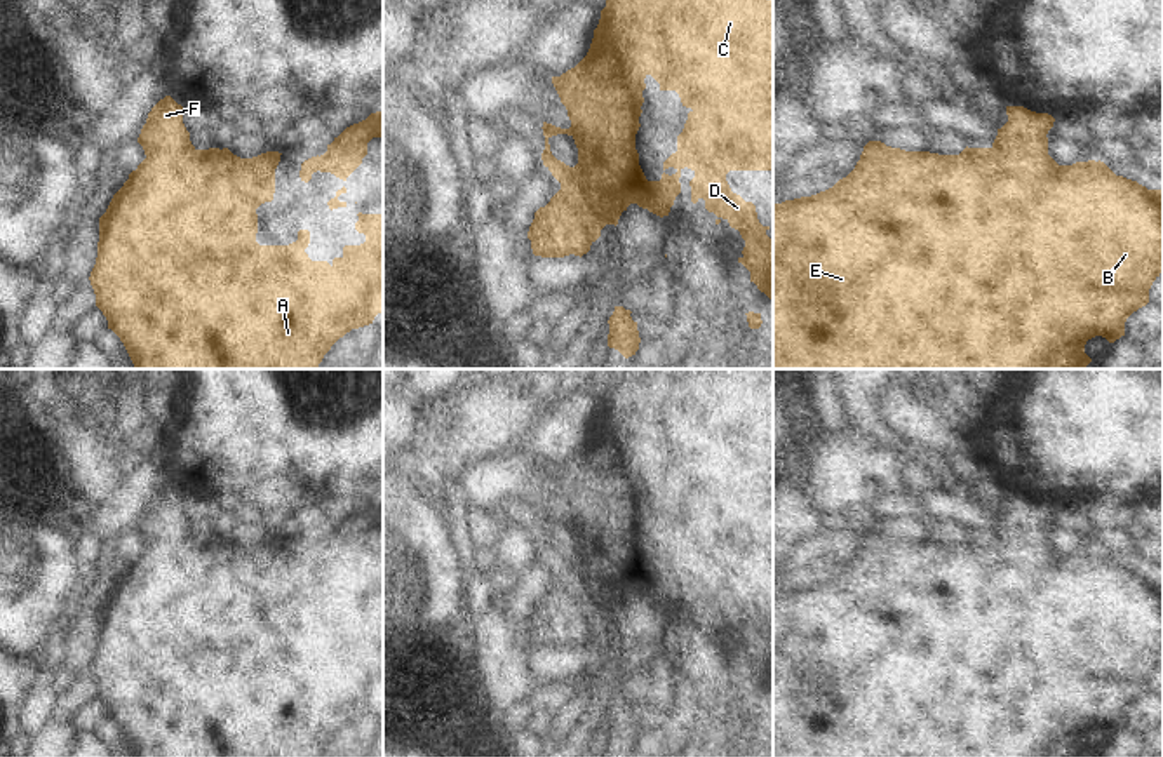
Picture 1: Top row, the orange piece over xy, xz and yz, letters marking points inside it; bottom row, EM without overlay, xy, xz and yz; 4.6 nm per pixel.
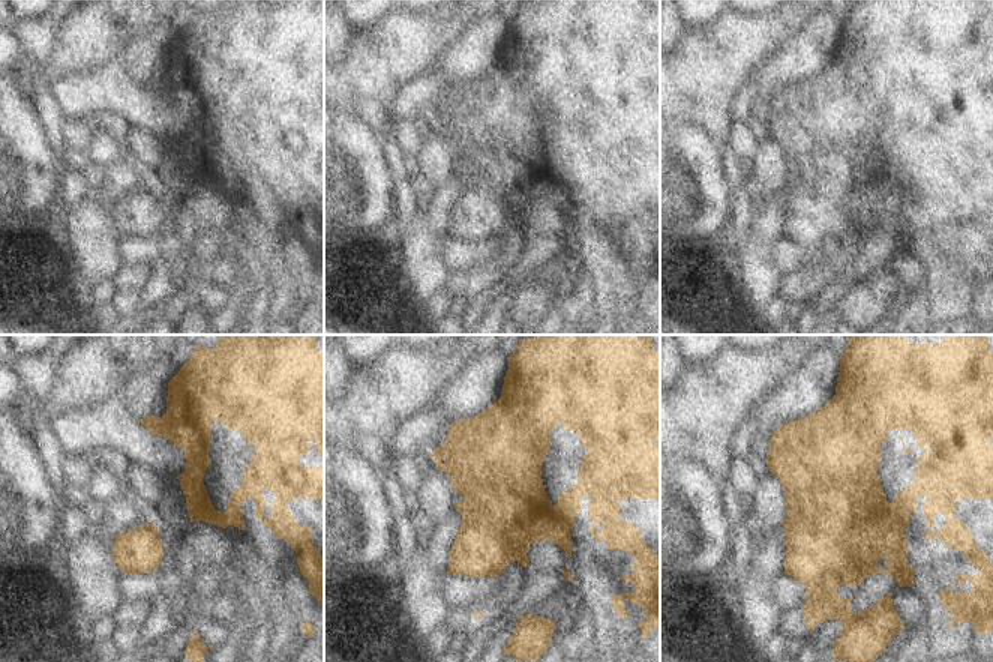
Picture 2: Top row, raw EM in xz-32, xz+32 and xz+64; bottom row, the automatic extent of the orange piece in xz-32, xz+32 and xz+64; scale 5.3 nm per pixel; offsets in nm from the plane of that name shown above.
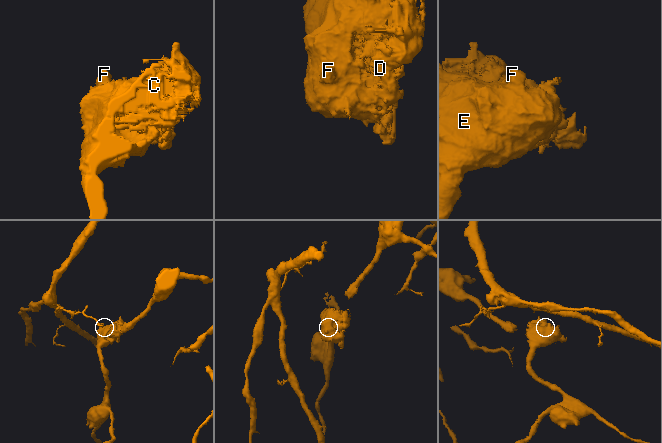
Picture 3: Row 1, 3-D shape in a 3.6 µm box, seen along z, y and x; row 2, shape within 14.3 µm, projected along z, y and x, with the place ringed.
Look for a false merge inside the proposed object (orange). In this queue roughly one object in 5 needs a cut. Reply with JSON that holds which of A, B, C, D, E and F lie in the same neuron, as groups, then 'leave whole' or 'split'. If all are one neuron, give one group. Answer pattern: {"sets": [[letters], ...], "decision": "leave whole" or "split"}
{"sets": [["A", "B", "C", "D", "E", "F"]], "decision": "leave whole"}

